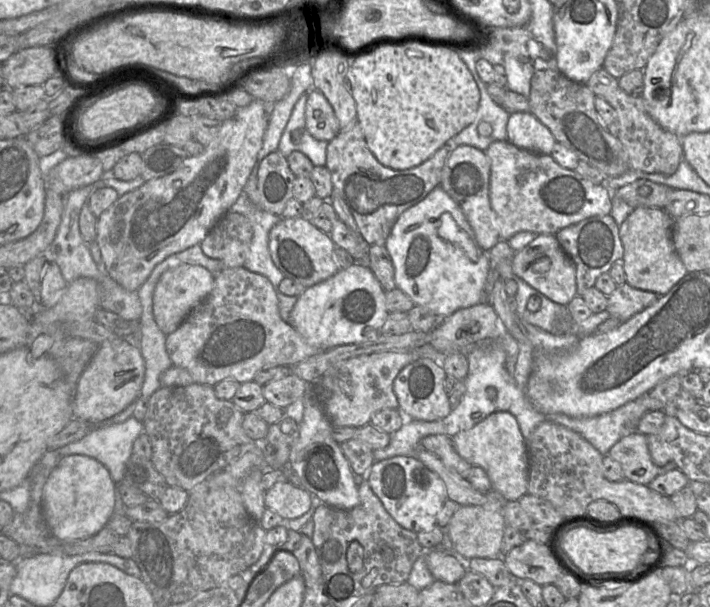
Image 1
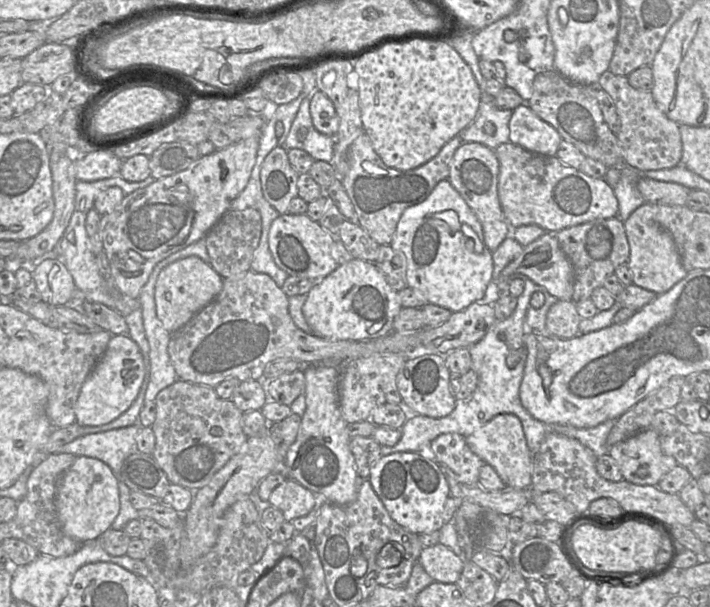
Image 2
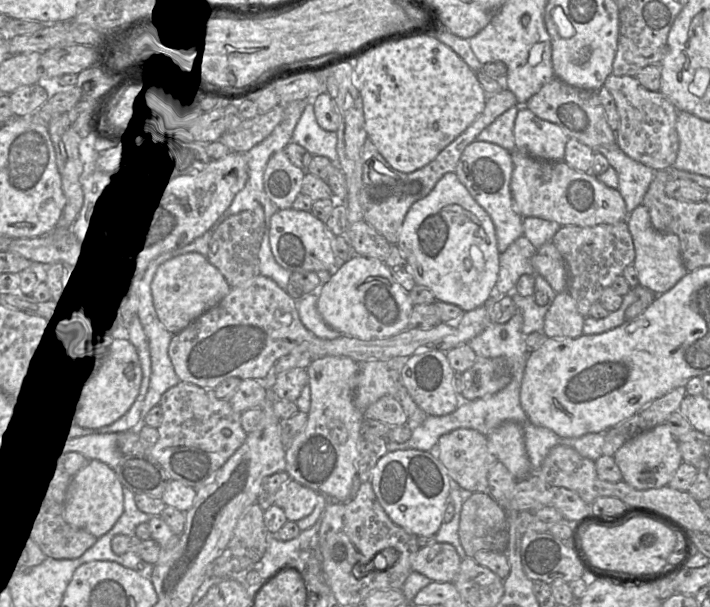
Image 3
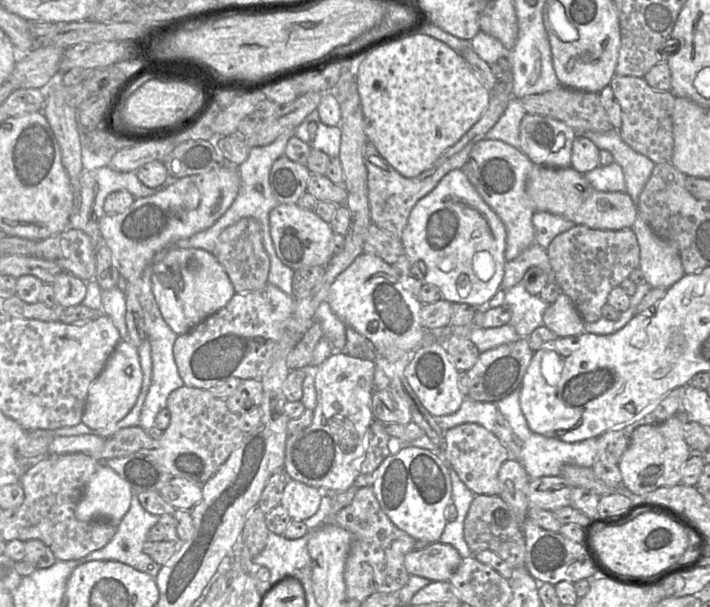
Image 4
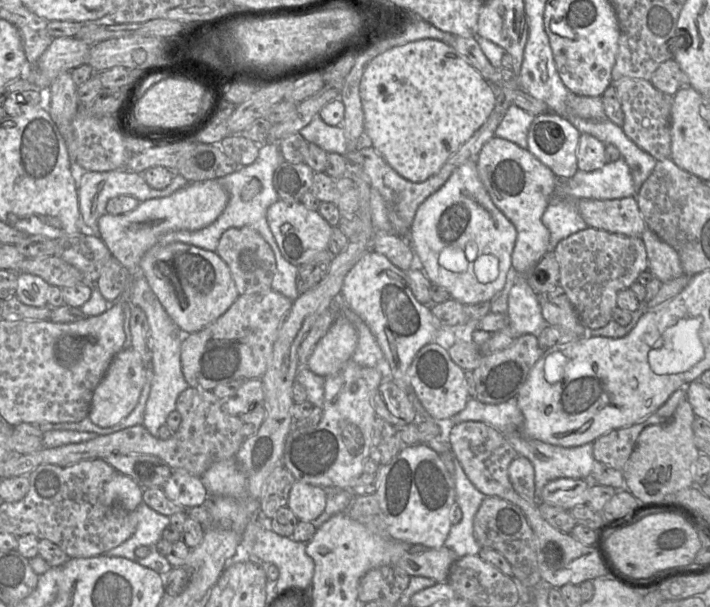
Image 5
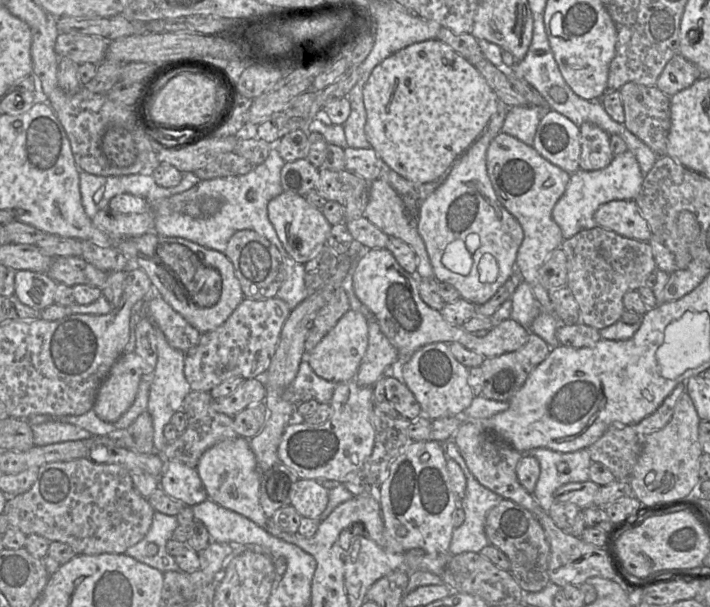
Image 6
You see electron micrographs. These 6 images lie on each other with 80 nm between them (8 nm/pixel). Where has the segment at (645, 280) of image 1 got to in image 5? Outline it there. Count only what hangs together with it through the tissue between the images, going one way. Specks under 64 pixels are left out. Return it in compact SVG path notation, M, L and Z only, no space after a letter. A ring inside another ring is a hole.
M647 225L640 238L646 248L648 271L653 277L666 282L683 274L677 251L661 240Z

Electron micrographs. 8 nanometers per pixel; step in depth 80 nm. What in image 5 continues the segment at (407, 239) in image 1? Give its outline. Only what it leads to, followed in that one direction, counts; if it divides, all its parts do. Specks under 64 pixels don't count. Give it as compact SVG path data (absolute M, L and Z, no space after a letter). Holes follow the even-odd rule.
M477 162L456 168L446 183L417 209L408 242L433 284L448 290L451 299L463 305L491 301L513 285L508 281L517 231L495 206L483 186Z

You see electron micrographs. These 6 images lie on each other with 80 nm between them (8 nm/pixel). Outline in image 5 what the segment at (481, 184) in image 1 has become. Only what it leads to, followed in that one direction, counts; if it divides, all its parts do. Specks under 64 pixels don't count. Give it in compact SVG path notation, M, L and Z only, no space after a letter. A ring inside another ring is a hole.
M493 137L482 148L477 159L478 176L495 206L512 222L517 231L512 253L512 268L520 275L526 274L549 252L550 232L542 222L558 182L558 177L530 151L503 138Z

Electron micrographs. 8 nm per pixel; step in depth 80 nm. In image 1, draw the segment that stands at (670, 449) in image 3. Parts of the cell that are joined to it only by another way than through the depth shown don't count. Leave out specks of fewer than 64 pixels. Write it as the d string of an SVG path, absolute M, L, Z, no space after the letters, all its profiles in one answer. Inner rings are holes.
M637 431L625 434L610 449L608 456L621 465L626 480L642 485L648 485L657 476L677 468L674 462L662 467L655 465L650 456L647 436Z

